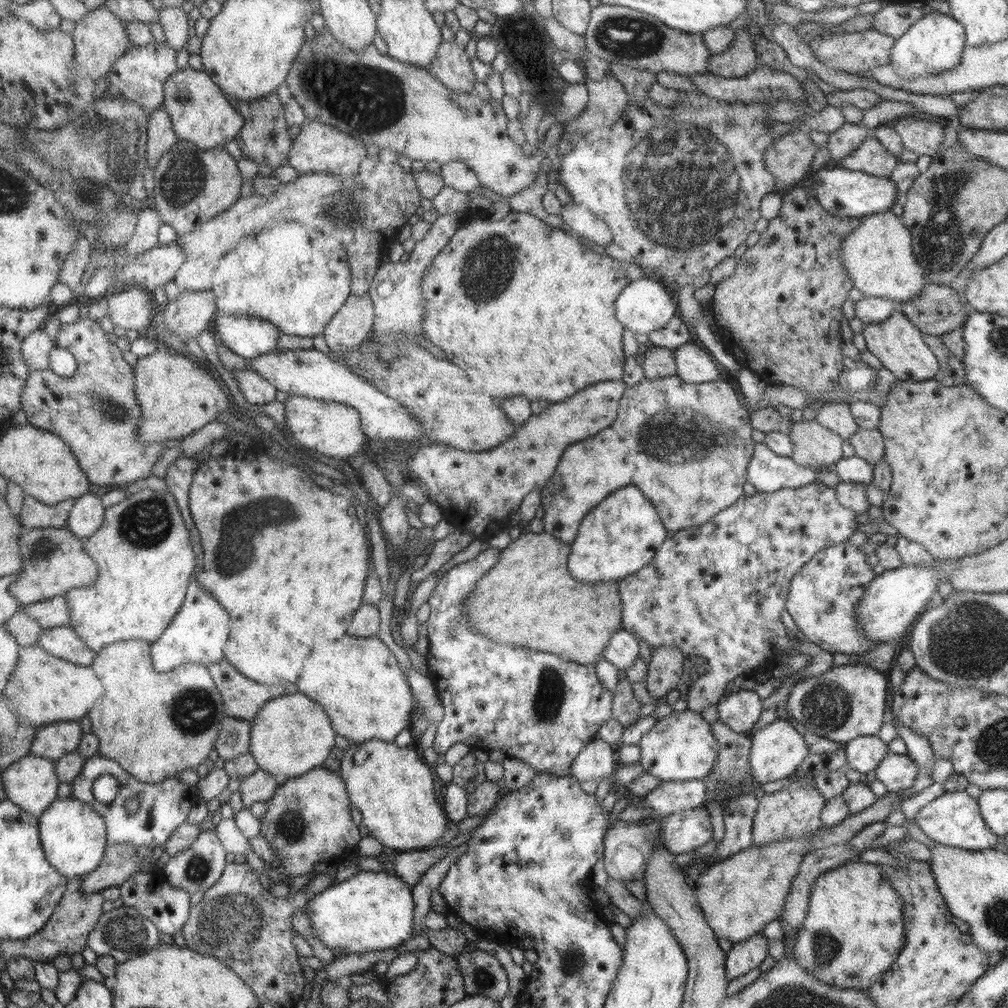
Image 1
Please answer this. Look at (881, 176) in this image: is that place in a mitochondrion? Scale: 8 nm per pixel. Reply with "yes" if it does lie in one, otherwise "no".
no

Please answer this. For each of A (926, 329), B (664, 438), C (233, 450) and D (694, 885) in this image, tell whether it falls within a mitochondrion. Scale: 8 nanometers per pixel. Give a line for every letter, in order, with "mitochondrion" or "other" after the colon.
A: other
B: mitochondrion
C: other
D: other

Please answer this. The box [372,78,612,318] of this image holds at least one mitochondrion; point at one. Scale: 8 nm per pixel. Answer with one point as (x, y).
(489, 262)

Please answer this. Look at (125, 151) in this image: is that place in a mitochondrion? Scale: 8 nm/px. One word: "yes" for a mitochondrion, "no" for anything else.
yes

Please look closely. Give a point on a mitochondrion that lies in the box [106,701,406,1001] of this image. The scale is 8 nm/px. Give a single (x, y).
(233, 923)

